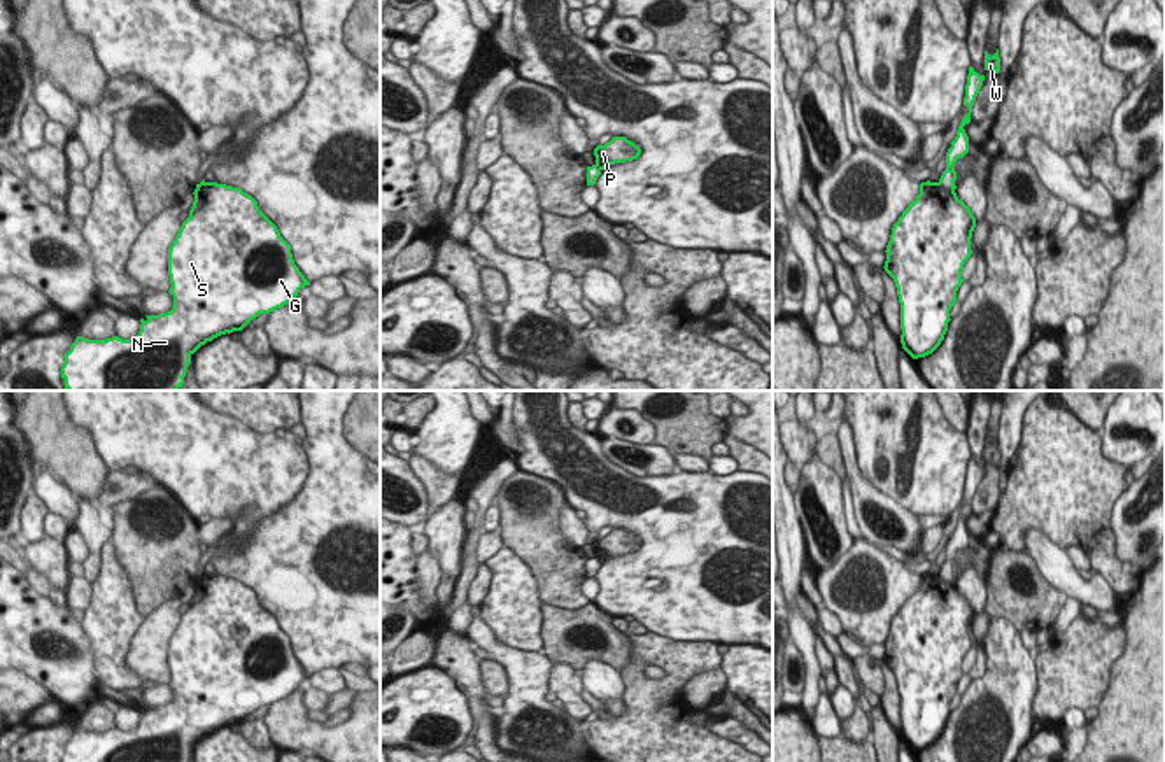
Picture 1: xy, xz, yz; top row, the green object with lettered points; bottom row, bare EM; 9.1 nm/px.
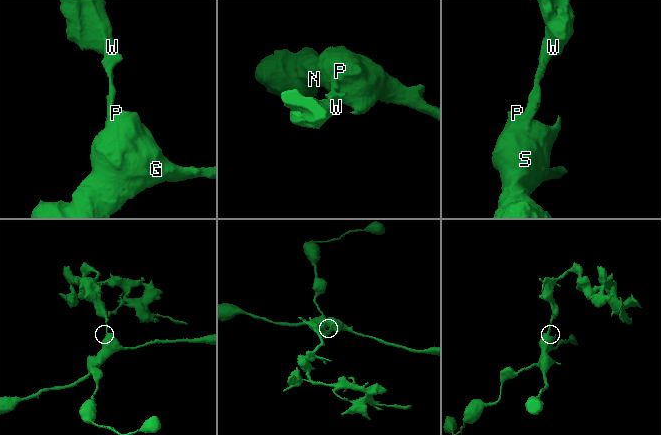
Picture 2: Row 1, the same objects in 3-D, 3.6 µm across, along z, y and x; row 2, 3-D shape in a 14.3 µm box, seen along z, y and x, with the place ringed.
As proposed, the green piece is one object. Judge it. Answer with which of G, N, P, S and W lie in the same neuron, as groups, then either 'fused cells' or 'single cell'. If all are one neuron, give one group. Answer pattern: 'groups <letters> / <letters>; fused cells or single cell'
groups G N P S / W; fused cells

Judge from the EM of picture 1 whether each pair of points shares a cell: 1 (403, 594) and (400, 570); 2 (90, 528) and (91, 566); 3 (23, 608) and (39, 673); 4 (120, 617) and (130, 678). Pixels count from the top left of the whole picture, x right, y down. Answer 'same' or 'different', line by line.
1: same
2: same
3: same
4: same

